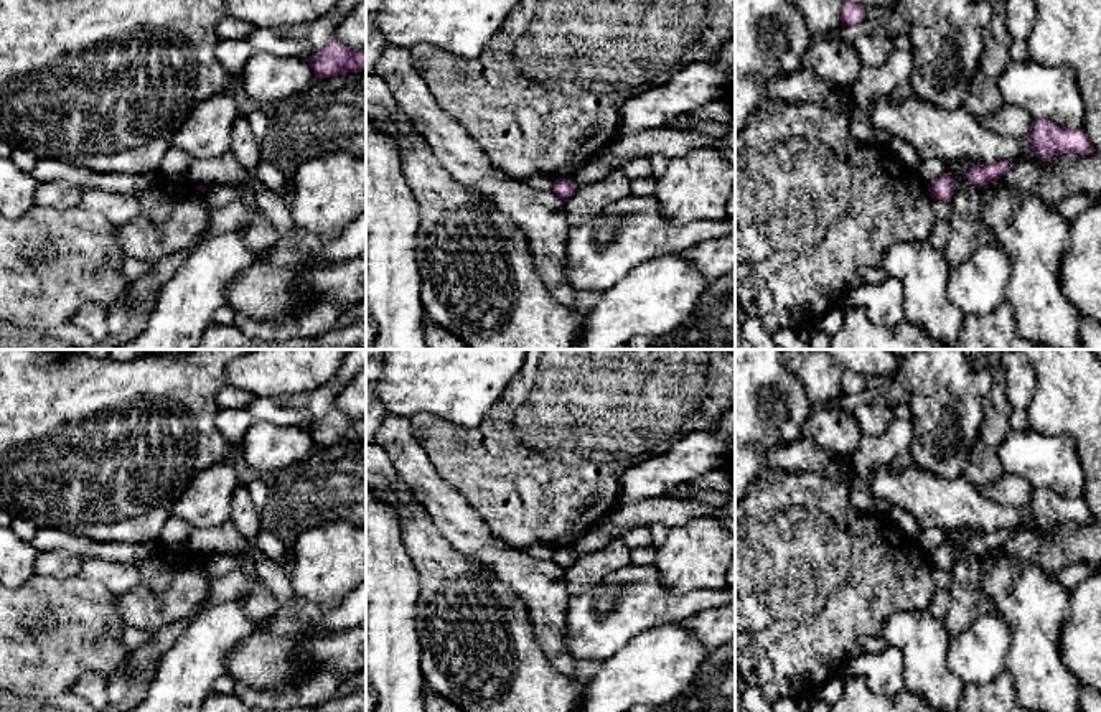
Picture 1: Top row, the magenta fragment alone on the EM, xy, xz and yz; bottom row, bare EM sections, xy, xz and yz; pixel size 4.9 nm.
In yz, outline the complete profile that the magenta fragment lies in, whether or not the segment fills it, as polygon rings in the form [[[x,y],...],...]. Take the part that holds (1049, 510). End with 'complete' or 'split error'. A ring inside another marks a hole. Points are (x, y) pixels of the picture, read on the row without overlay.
[[[1033,488],[1027,509],[1032,513],[1032,522],[1042,531],[1052,531],[1063,522],[1096,521],[1083,498],[1061,498],[1048,488]]]; complete

